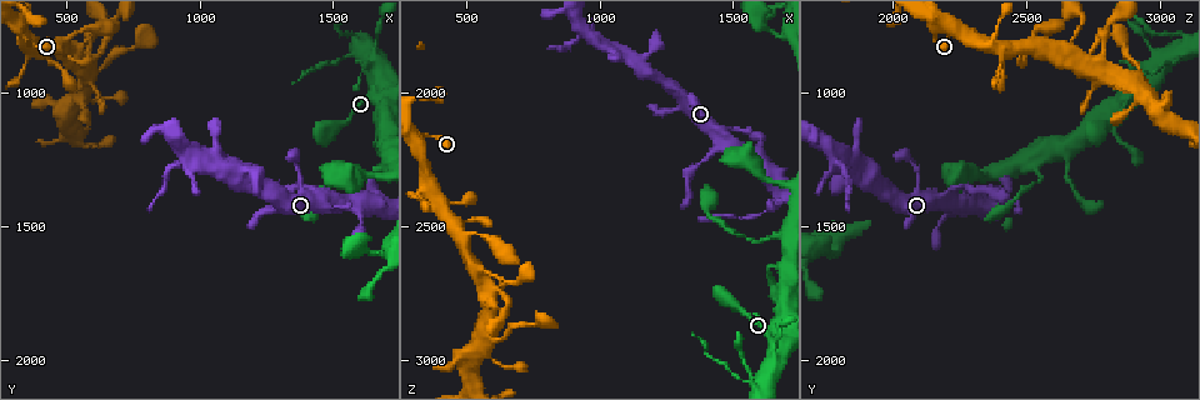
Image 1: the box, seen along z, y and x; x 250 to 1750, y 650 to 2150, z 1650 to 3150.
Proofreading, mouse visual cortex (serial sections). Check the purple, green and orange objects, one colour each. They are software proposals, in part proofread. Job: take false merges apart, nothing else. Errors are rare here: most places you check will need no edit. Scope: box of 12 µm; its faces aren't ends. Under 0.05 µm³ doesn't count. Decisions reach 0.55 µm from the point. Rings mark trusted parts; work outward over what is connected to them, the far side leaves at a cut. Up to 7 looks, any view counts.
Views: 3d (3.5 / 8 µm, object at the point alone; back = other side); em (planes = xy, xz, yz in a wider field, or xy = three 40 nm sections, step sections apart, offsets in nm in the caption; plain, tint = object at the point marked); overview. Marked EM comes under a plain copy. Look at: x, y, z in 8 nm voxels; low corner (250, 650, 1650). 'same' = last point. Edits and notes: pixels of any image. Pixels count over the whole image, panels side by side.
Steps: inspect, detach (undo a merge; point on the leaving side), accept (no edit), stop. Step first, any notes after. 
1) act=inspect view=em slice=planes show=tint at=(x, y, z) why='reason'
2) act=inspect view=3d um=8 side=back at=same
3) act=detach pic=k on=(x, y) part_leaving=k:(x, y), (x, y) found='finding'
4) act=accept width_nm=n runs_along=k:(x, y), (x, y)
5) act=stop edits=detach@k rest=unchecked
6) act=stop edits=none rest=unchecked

act=inspect view=3d um=3.5 side=back at=(1680, 1280, 2530) why='sudden change in width'

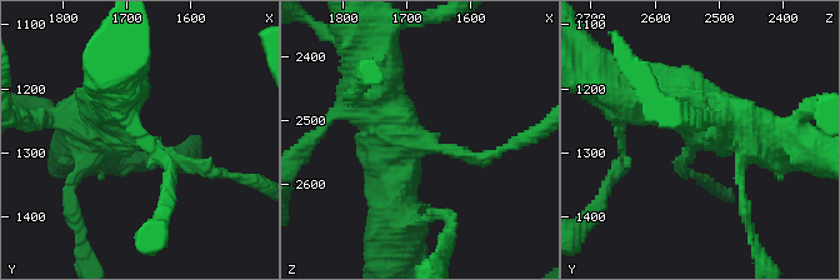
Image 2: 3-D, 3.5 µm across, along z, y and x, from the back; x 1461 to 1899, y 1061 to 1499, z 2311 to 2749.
act=inspect view=em slice=xy step=1 show=tint at=(1670, 1285, 2535) arms=3 arm_widths_nm=150,500,600

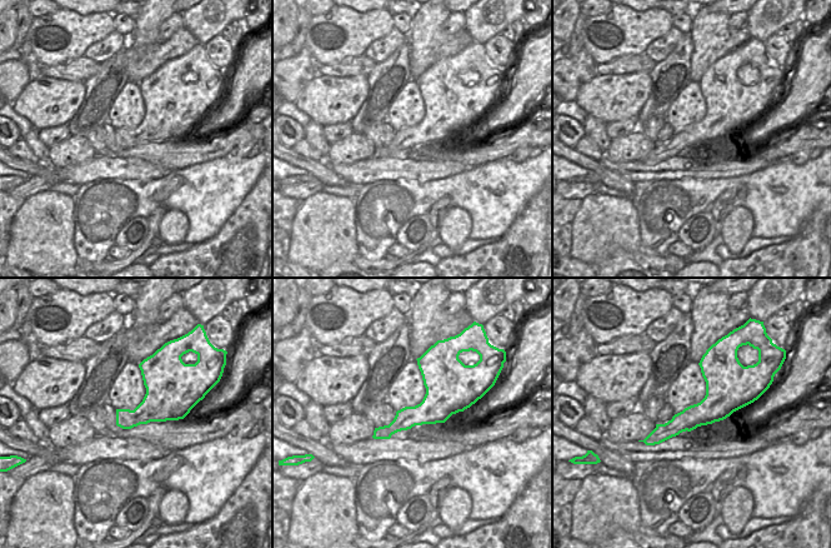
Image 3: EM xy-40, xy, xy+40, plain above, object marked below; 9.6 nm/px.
act=accept runs_along=3:(705, 365), (712, 398), (649, 442) found='one cell here'

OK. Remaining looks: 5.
act=inspect view=3d um=3.5 side=back at=(1480, 1400, 2180) why='two arms in line, one across'

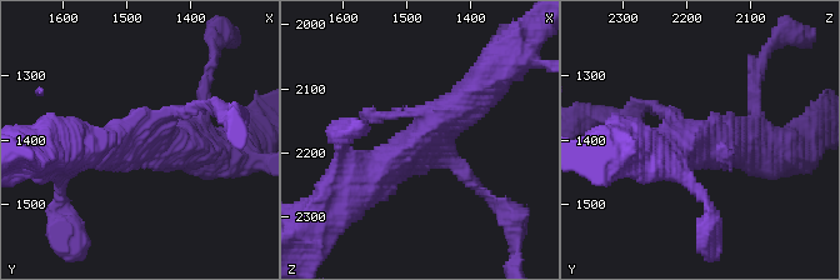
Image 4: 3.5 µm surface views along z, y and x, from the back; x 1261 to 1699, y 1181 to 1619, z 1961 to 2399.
act=inspect view=em slice=planes show=tint at=(1485, 1400, 2185)

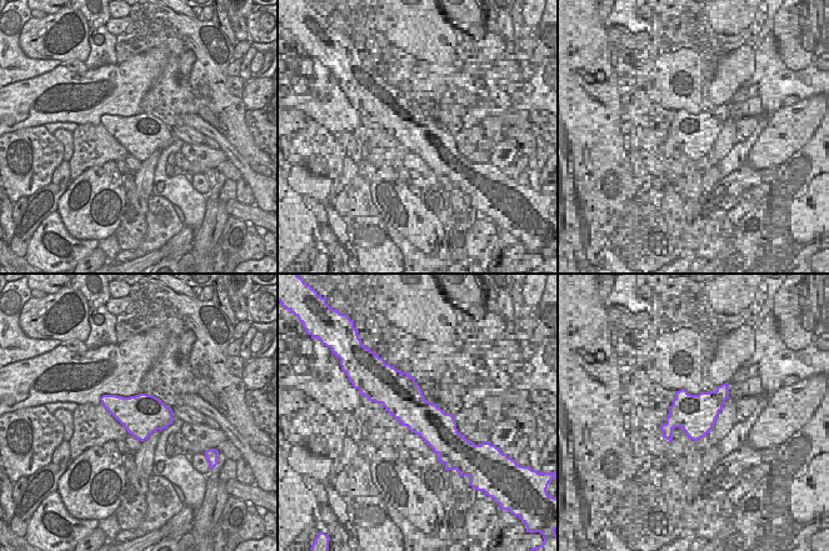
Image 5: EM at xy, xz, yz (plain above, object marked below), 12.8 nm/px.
act=inspect view=em slice=xy step=3 show=tint at=same why='cut it another way'

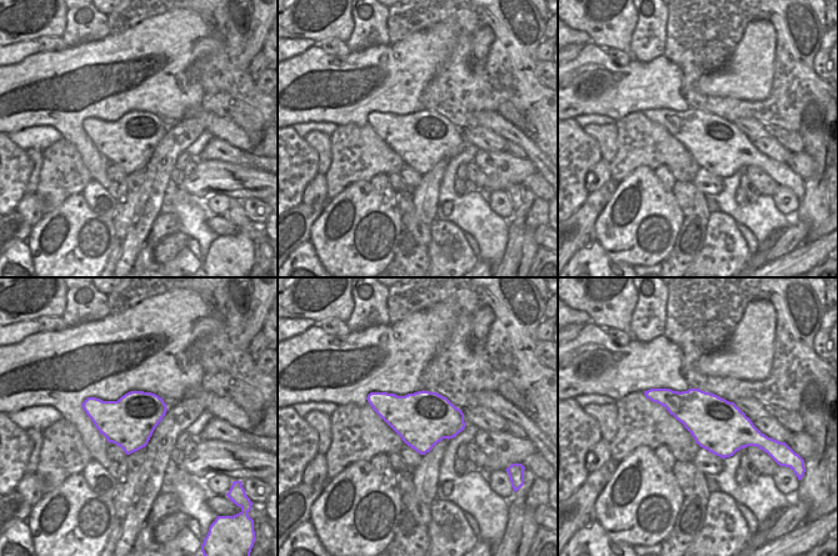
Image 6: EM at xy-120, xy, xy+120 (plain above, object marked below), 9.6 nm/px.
act=accept runs_along=4:(486, 80), (375, 180), (353, 193) found='continuous, no second cell'

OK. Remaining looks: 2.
act=inspect view=3d um=3.5 side=back at=(570, 800, 2660) why='small branch off a trunk'

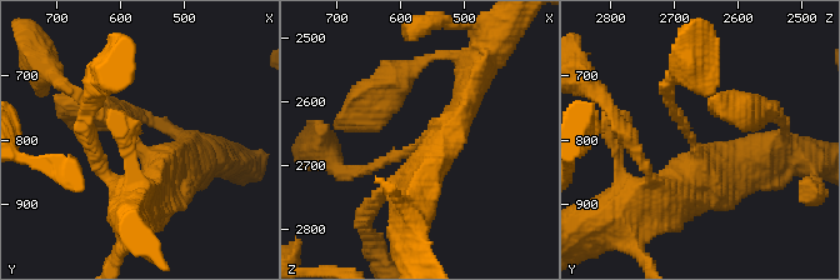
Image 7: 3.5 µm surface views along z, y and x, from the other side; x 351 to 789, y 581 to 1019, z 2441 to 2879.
act=inspect view=em slice=xy step=3 show=tint at=(575, 810, 2665) arms=3 arm_widths_nm=150,350,450 why='need the tissue'

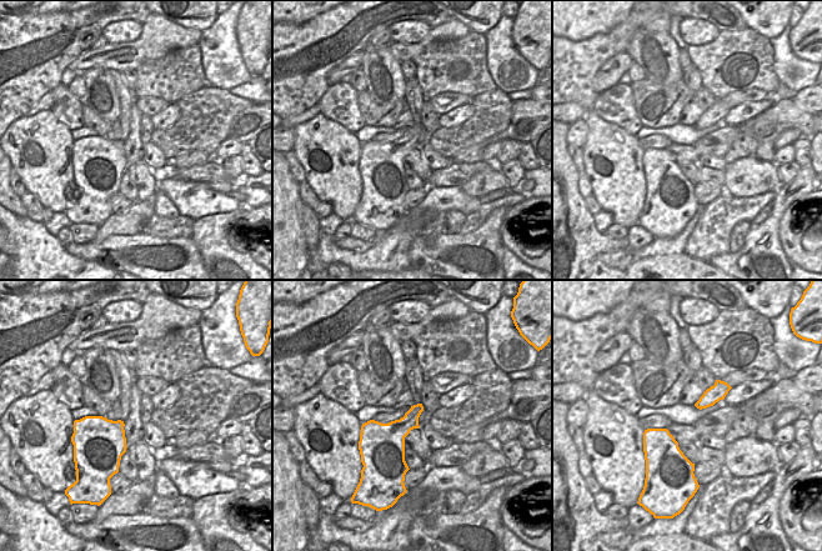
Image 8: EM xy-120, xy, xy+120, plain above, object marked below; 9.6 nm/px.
act=accept runs_along=7:(185, 169), (161, 173), (78, 95) found='continuous, no second cell'

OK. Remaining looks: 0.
act=stop edits=none rest=unchecked

